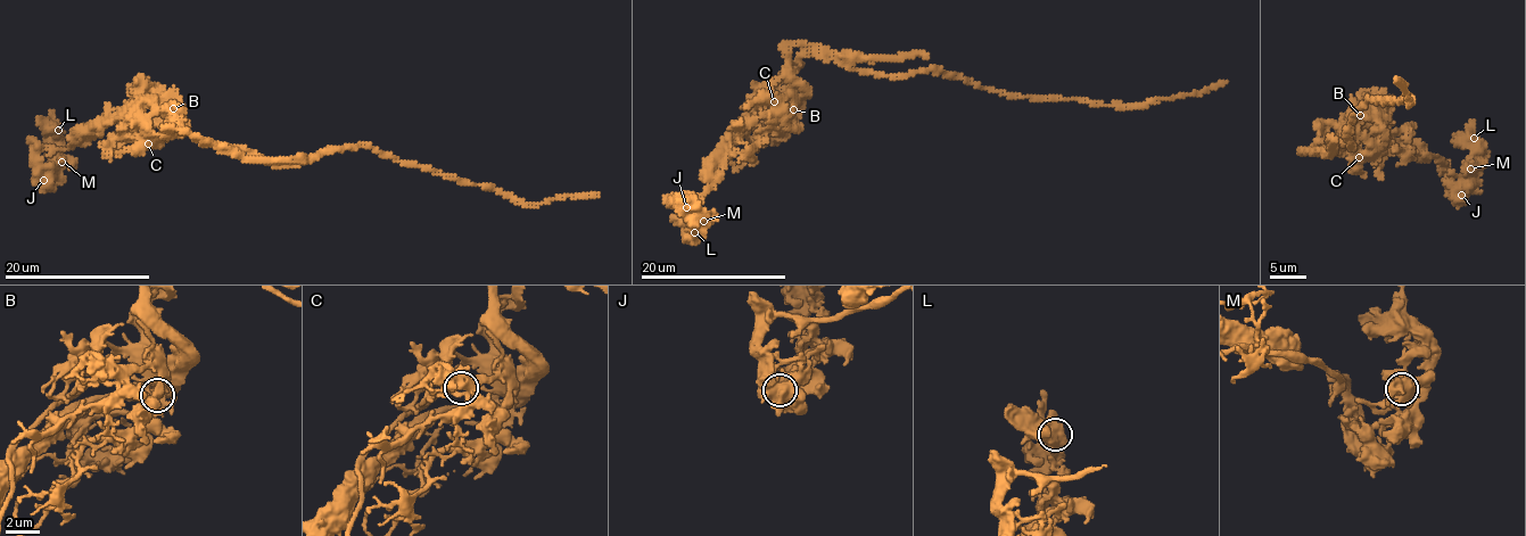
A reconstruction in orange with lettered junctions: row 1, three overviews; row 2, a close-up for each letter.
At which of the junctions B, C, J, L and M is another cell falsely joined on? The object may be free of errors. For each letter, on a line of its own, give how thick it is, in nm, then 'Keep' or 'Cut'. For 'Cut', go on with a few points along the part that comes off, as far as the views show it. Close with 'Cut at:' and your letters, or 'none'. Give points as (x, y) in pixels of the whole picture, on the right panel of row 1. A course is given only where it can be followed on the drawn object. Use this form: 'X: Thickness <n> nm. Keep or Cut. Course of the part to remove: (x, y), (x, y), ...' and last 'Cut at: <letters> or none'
B: Thickness 650 nm. Cut. Course of the part to remove: (1359, 115), (1345, 129), (1344, 137), (1326, 148), (1302, 153), (1304, 148), (1329, 153), (1334, 145), (1331, 137)
C: Thickness 600 nm. Keep
J: Thickness 550 nm. Keep
L: Thickness 650 nm. Keep
M: Thickness 550 nm. Keep
Cut at: B

